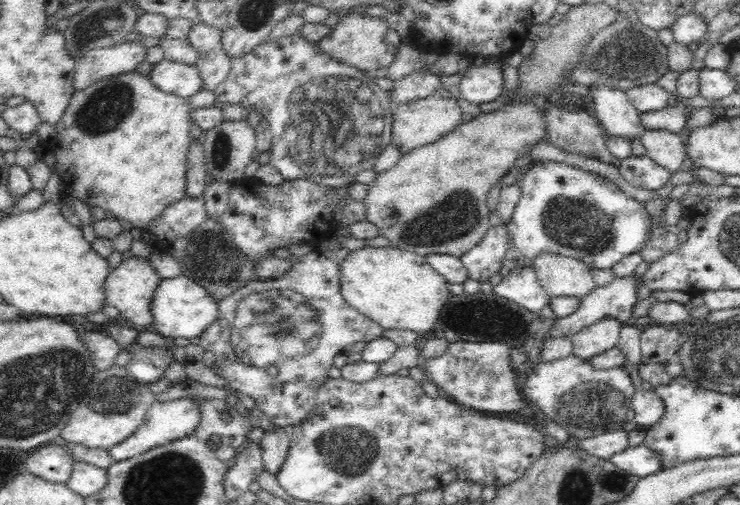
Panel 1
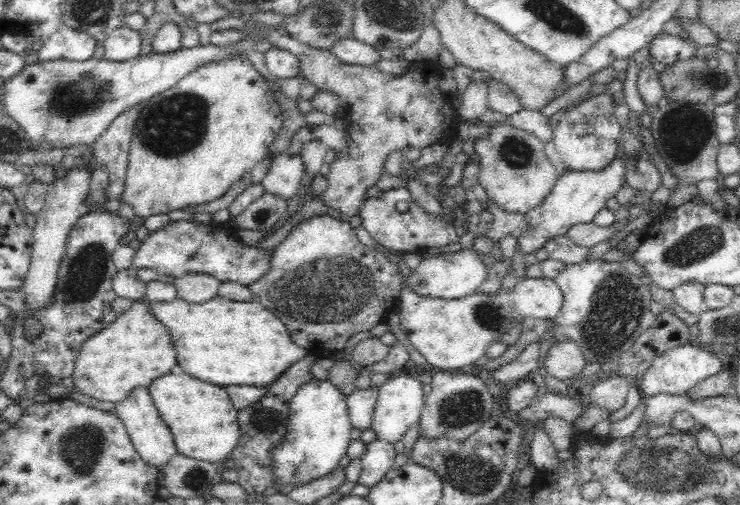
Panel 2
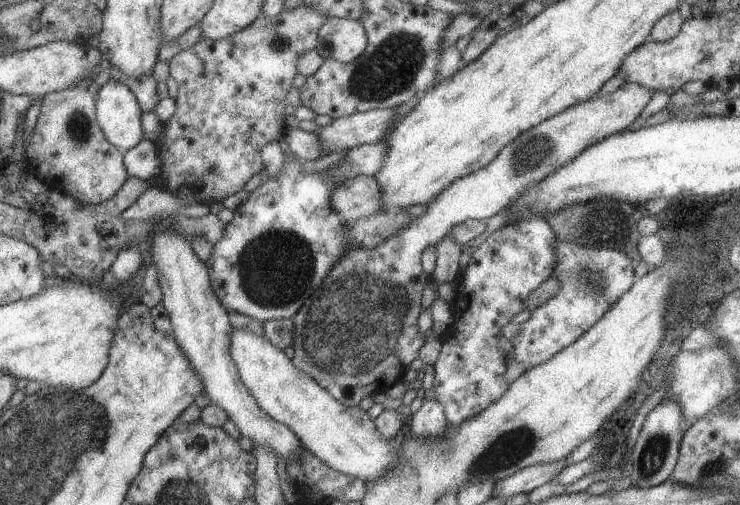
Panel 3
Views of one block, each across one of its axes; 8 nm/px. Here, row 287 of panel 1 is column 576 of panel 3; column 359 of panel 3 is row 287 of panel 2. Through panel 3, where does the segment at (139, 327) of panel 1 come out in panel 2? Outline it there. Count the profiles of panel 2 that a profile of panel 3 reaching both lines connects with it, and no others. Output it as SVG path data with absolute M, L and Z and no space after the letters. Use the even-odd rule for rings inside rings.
M328 213L314 215L293 226L289 234L269 250L268 270L249 285L251 300L271 310L284 324L292 342L318 356L324 350L342 348L355 332L371 330L385 322L396 310L403 278L398 266L386 257L358 241L350 223Z

